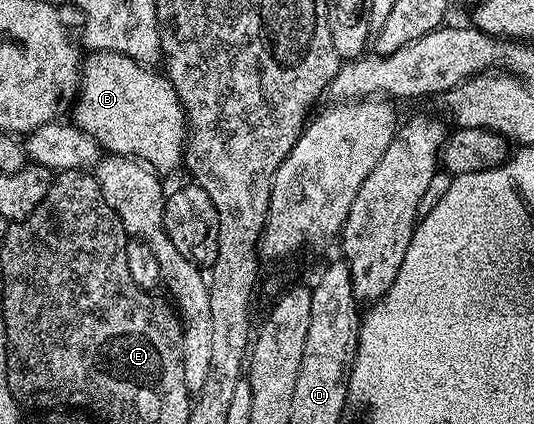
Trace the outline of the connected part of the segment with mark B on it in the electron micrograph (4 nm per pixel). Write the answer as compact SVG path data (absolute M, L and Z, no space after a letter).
M96 51L87 56L87 59L85 56L80 63L80 78L76 84L78 108L74 111L74 119L72 118L73 126L92 136L107 152L141 159L159 173L181 168L184 163L188 128L182 103L169 78L161 74L158 76L154 69L132 61L120 53Z

